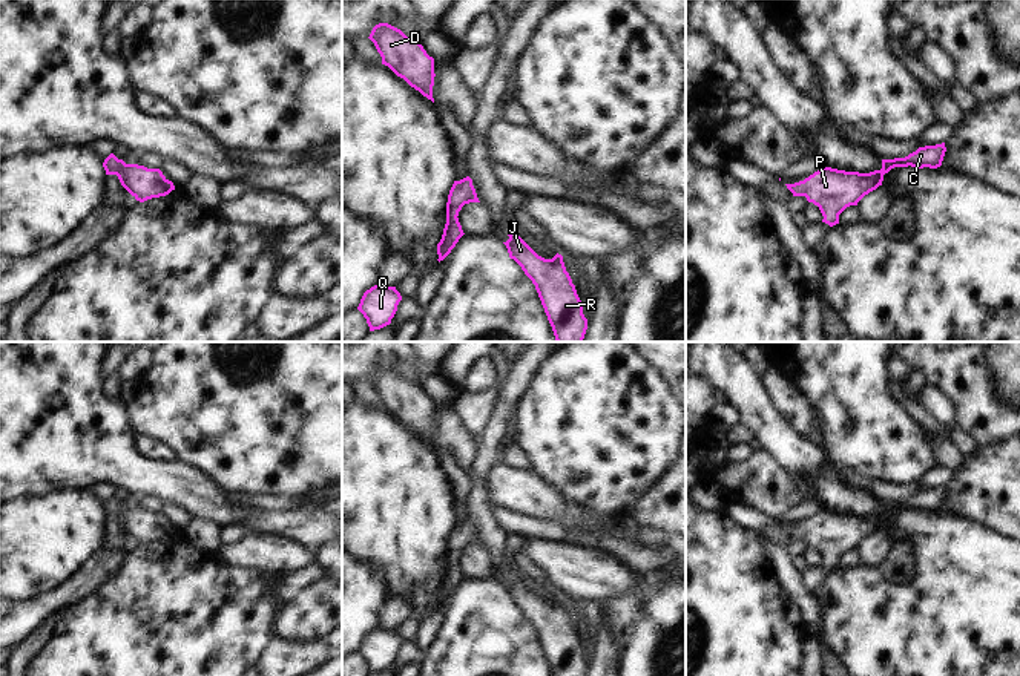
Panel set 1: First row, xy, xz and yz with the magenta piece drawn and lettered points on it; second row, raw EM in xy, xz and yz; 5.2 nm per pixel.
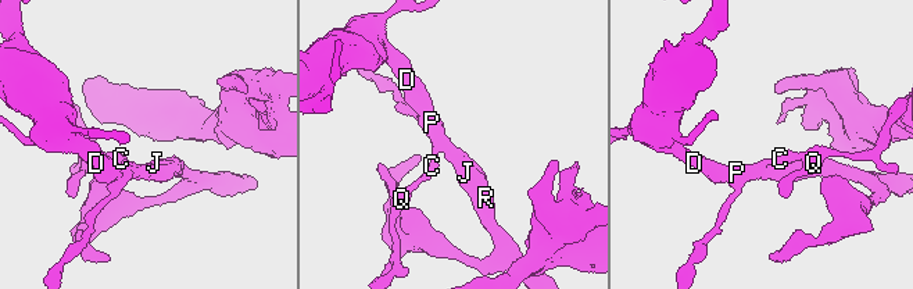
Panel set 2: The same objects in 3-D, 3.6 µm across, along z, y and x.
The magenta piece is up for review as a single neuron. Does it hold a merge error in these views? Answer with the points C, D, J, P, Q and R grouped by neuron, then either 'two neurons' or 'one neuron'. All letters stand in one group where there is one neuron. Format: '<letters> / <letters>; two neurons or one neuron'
C D J P Q R; one neuron

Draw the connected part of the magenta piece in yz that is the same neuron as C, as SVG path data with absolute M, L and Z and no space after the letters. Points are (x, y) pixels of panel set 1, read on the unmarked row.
M945 486L919 491L905 501L882 503L882 512L870 517L845 515L831 510L821 510L818 515L795 527L785 527L793 540L805 540L808 546L819 550L830 570L839 567L839 558L882 529L883 518L894 510L930 510L942 509L946 491Z

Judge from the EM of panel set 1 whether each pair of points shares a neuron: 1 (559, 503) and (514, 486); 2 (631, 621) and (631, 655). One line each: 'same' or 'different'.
1: same
2: same

